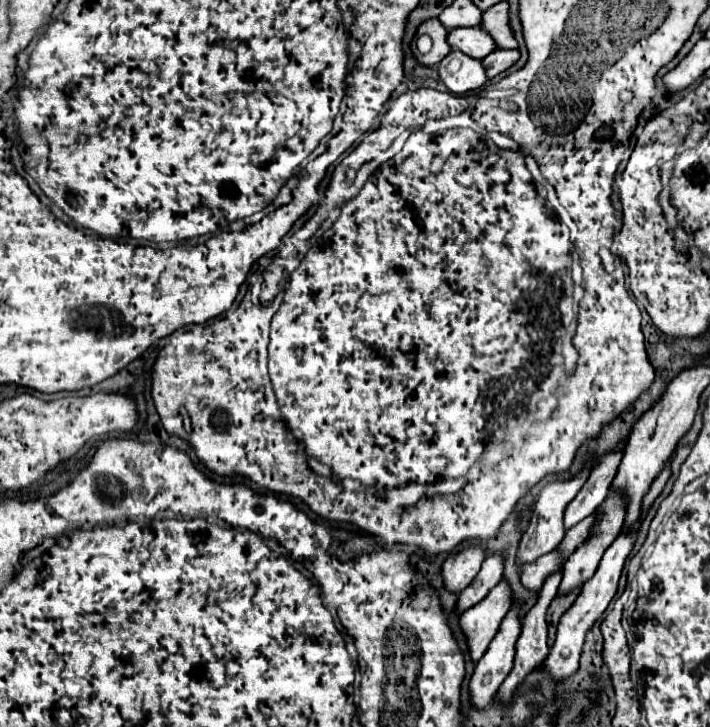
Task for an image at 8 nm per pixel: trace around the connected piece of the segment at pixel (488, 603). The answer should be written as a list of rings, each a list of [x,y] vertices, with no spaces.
[[[507,579],[495,585],[485,599],[461,615],[461,627],[469,641],[469,653],[477,661],[487,651],[503,617],[511,609],[513,591]]]

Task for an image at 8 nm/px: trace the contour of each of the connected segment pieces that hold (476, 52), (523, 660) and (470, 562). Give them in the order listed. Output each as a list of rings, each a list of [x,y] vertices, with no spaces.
[[[453,29],[447,37],[453,49],[463,51],[473,59],[483,59],[497,49],[497,43],[485,29]]]
[[[563,569],[557,571],[557,573],[551,573],[549,579],[543,583],[541,587],[541,593],[537,597],[537,603],[535,607],[531,607],[531,611],[527,611],[527,615],[523,617],[523,631],[521,631],[521,637],[517,641],[517,655],[515,655],[515,667],[513,671],[509,673],[509,677],[503,681],[501,689],[497,691],[497,701],[511,701],[513,697],[513,691],[519,687],[519,683],[535,669],[535,665],[539,665],[539,661],[543,661],[543,657],[549,655],[549,647],[547,647],[547,621],[545,621],[545,613],[547,613],[547,607],[549,603],[553,601],[553,597],[557,595],[557,589],[559,589],[559,583],[561,583],[561,575],[563,575]]]
[[[483,545],[467,547],[455,555],[449,555],[443,563],[443,579],[447,591],[451,593],[463,591],[479,573],[485,555],[487,555],[487,547]]]

